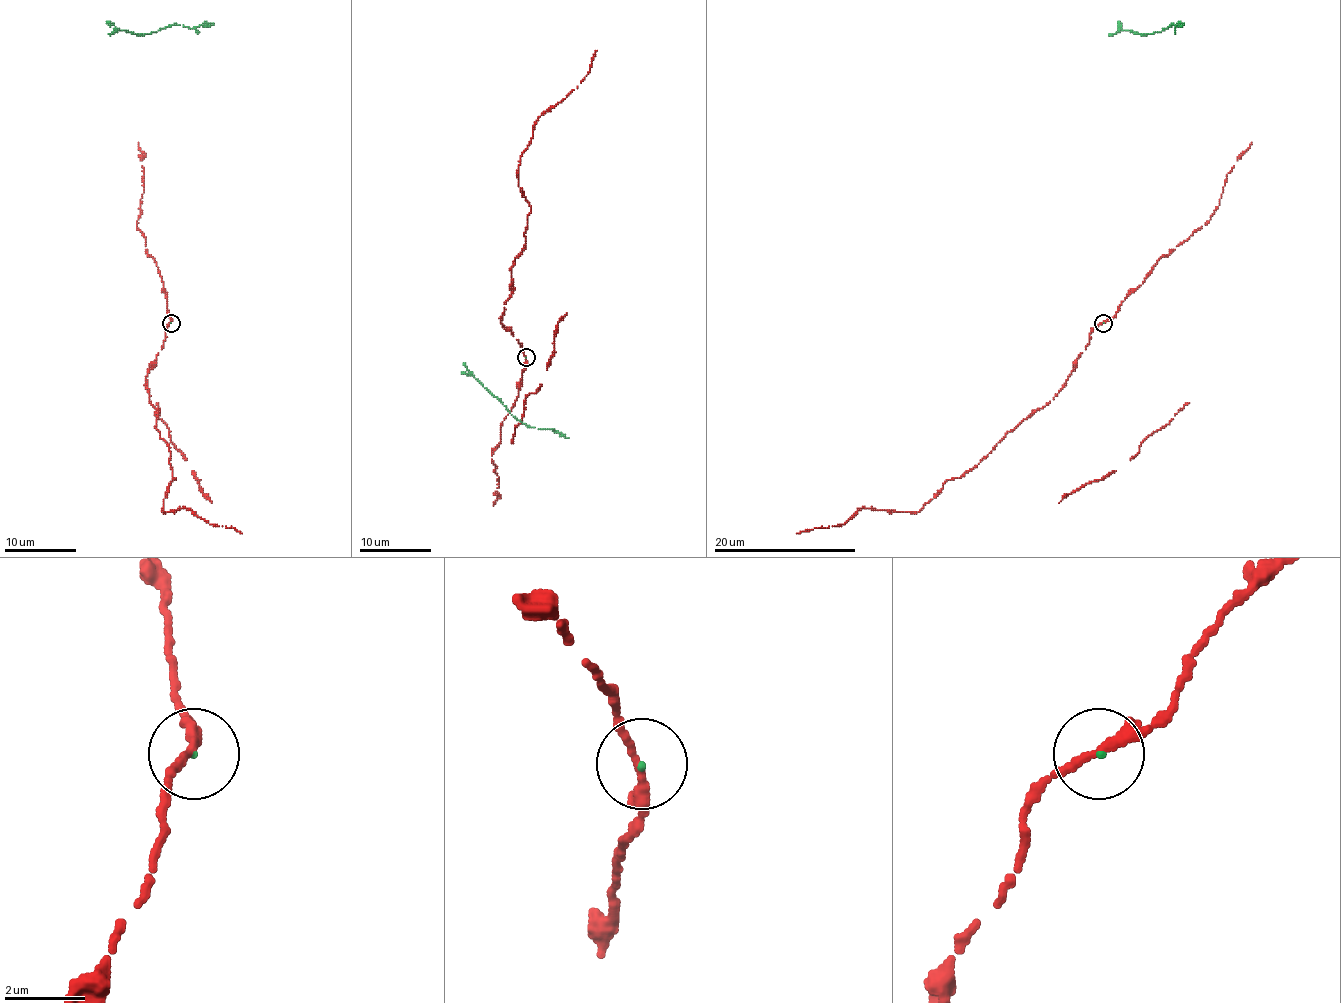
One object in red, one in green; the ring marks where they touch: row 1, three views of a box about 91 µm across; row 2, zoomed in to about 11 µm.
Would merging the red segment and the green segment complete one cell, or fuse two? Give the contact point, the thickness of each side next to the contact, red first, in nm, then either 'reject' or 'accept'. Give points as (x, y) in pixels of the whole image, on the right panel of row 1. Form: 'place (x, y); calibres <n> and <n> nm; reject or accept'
place (1103, 323); calibres 240 and 70 nm; accept

